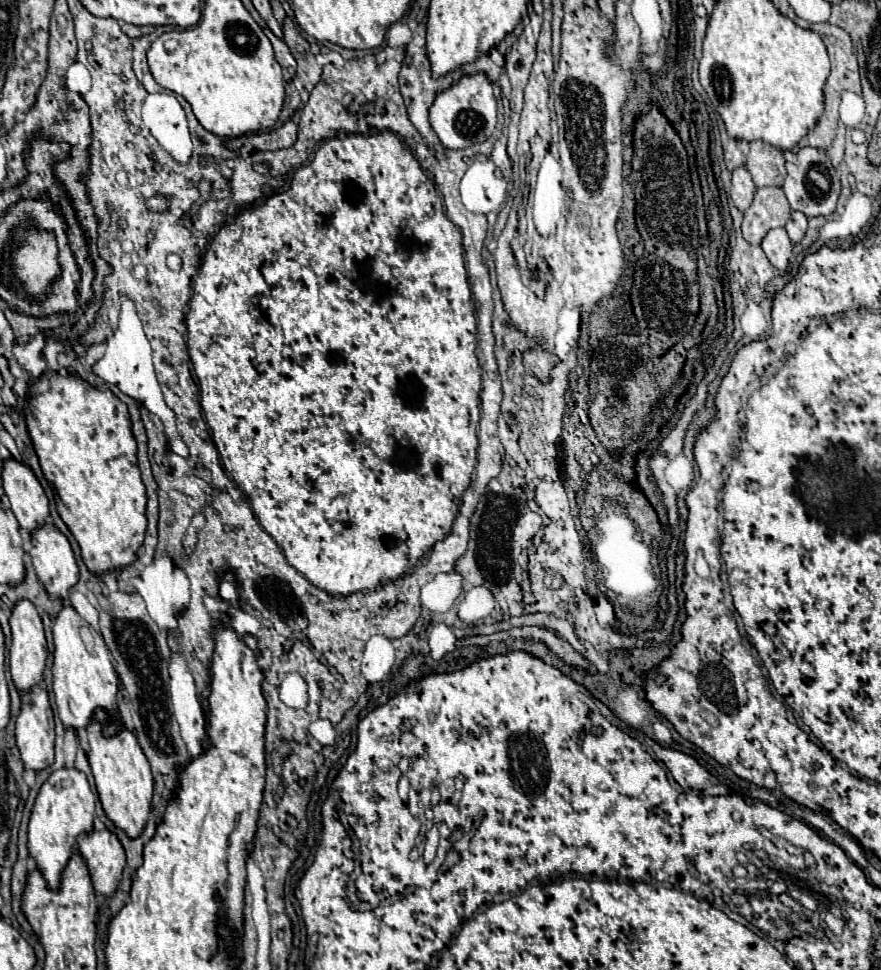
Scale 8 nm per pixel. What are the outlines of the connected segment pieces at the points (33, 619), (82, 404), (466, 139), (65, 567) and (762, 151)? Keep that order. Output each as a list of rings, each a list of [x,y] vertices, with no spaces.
[[[22,598],[22,600],[18,600],[18,604],[14,604],[14,612],[10,614],[10,628],[12,628],[12,644],[10,644],[10,650],[8,650],[8,654],[10,654],[10,674],[12,674],[12,680],[14,680],[16,688],[20,692],[24,692],[30,686],[42,682],[44,664],[46,664],[46,656],[48,656],[48,646],[46,646],[46,638],[44,638],[42,620],[40,620],[34,604],[30,604],[30,600]]]
[[[48,372],[30,384],[24,416],[42,472],[52,480],[56,494],[66,506],[60,516],[80,544],[82,560],[90,574],[106,576],[108,572],[130,566],[146,532],[146,488],[136,464],[136,440],[132,436],[126,404],[110,390],[98,390],[76,376],[62,378],[56,372]]]
[[[484,72],[464,74],[446,92],[440,92],[430,108],[430,124],[446,148],[458,150],[492,136],[496,126],[496,96],[490,78]]]
[[[52,522],[34,530],[30,558],[48,594],[66,600],[68,590],[78,582],[78,566],[68,538]]]
[[[756,140],[750,142],[750,152],[746,156],[746,168],[754,178],[754,184],[758,188],[762,186],[782,186],[782,180],[786,178],[784,168],[784,156],[778,148],[770,148],[770,144]]]

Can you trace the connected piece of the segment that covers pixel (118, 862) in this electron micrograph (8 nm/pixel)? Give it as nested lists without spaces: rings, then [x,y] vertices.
[[[106,828],[82,832],[78,838],[78,850],[86,858],[96,892],[112,896],[126,864],[126,854],[116,834]]]

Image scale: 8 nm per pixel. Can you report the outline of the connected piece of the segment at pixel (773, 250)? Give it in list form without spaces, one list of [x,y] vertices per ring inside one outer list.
[[[774,228],[770,230],[764,240],[762,240],[762,248],[768,256],[768,260],[778,268],[784,270],[788,266],[788,258],[792,254],[792,242],[786,236],[784,228]]]

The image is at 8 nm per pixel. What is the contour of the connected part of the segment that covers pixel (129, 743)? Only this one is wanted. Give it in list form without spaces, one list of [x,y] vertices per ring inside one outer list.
[[[94,712],[94,716],[98,716],[98,724],[90,724],[90,728],[86,728],[86,736],[88,736],[88,762],[92,766],[100,802],[104,806],[106,816],[128,836],[136,838],[142,832],[150,812],[150,800],[152,800],[150,762],[146,760],[138,744],[138,738],[130,728],[122,726],[122,732],[118,732],[118,736],[102,736],[102,724],[106,724],[110,716],[106,716],[106,712]]]

